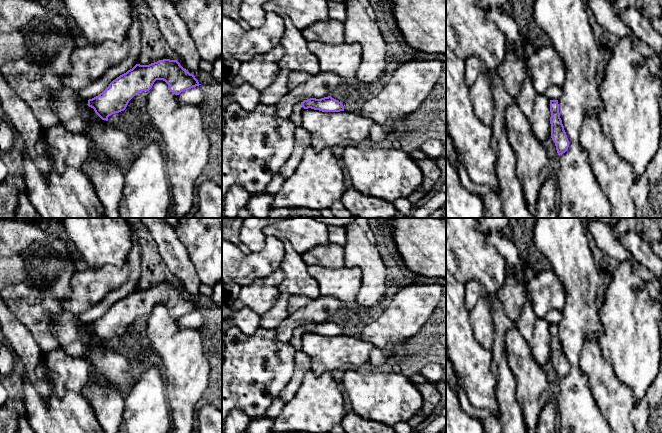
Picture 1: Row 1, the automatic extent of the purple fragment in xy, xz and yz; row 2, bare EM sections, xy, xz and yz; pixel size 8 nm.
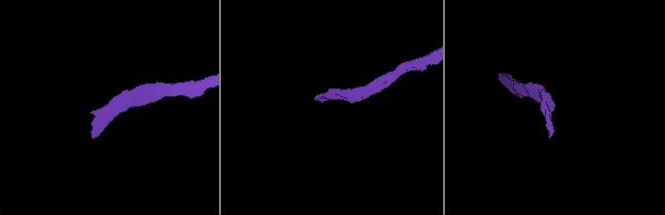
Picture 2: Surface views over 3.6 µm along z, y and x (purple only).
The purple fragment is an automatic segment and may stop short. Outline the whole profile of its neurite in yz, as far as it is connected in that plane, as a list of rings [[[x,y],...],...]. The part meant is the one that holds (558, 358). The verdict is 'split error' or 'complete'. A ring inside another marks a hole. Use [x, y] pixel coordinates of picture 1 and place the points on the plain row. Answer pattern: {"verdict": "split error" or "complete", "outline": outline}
{"verdict": "complete", "outline": [[[550,324],[550,336],[551,362],[560,380],[568,374],[569,365],[560,342],[558,324]]]}

